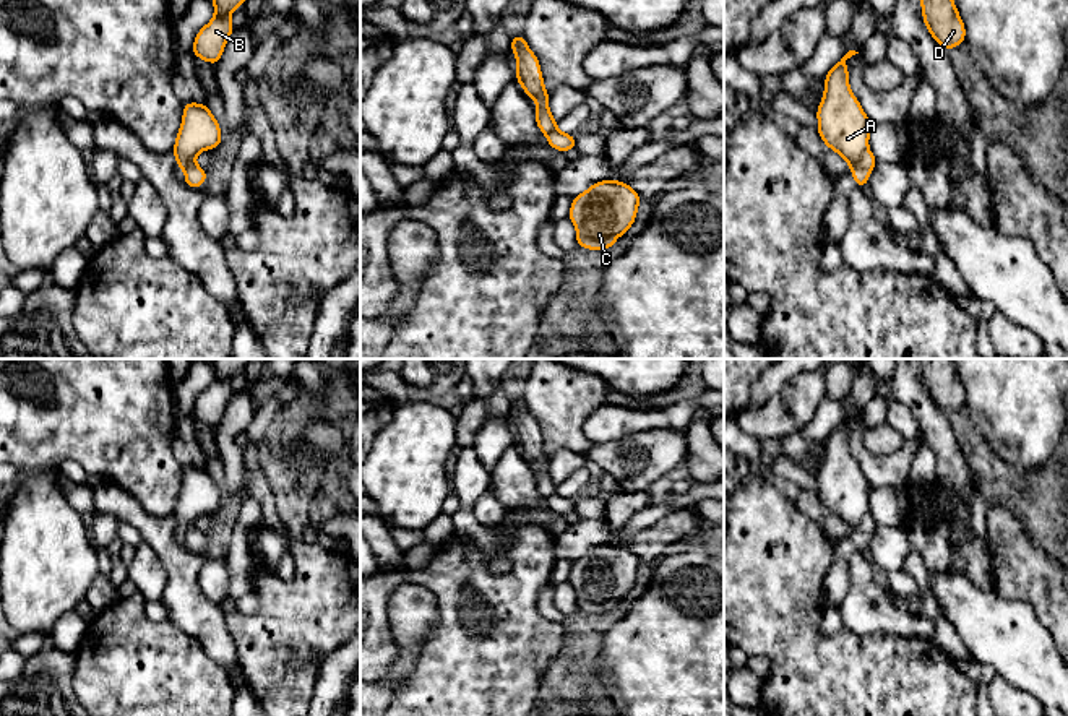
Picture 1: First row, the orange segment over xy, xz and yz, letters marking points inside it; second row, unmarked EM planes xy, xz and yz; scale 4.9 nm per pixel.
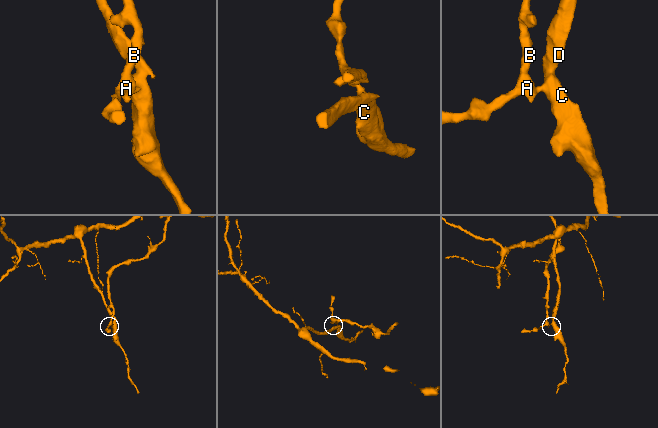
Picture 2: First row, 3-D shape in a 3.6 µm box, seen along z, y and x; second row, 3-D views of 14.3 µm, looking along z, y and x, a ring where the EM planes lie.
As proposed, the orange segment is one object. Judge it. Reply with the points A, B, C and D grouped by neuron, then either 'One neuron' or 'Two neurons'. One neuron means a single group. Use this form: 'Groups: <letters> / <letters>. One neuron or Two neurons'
Groups: A B / C D. Two neurons

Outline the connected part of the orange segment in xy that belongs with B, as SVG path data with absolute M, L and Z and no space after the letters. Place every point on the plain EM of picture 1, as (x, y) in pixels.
M213 359L214 380L198 395L192 417L205 425L217 429L227 403L234 396L230 378L248 362L250 359Z

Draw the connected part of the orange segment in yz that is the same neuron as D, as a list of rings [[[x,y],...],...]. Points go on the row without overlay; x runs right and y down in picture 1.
[[[919,359],[922,382],[932,401],[946,414],[966,403],[966,391],[951,359]]]

